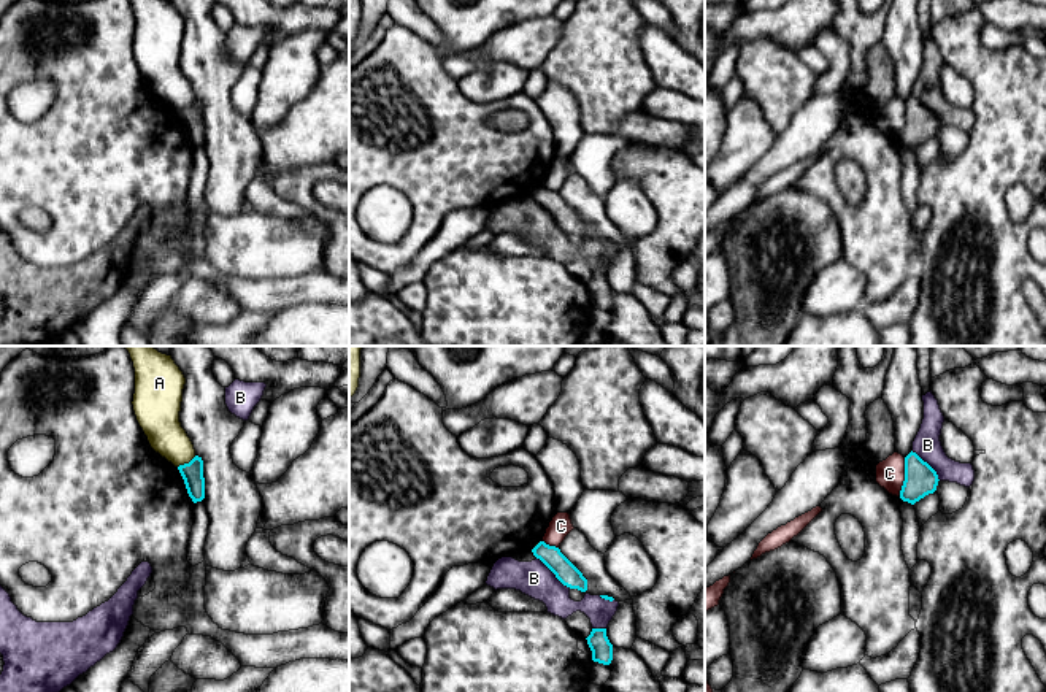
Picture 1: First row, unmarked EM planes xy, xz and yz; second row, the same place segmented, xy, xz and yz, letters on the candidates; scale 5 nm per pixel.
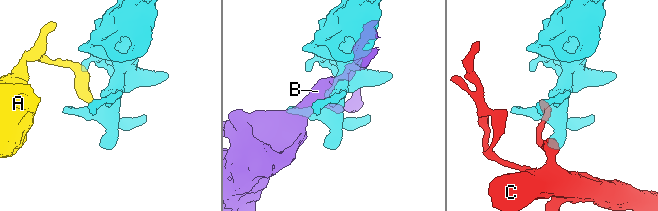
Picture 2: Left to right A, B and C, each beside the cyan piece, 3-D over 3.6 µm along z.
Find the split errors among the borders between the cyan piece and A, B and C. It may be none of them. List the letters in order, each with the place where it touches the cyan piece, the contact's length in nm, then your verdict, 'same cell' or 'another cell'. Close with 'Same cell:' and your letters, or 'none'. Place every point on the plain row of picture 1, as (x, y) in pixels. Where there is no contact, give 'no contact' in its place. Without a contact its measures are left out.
A: xy (186, 108) | 110 nm | another cell
B: xz (554, 218) | 240 nm | another cell
C: yz (905, 121) | 190 nm | another cell
Same cell: none

